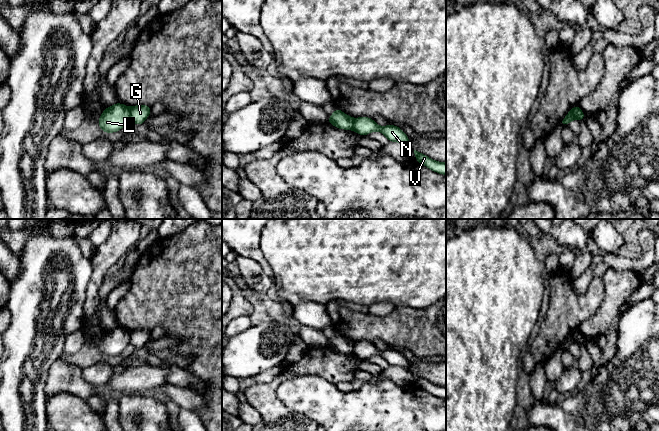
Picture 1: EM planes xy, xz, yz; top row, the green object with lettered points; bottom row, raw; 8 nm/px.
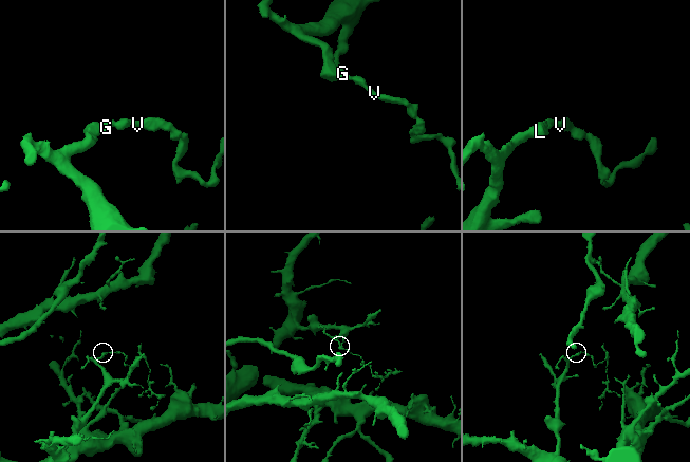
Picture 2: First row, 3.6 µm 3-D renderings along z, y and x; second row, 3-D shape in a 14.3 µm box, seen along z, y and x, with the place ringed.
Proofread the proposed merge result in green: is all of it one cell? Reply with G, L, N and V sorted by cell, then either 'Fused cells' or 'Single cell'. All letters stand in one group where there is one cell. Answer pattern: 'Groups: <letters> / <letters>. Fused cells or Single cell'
Groups: G N V / L. Fused cells

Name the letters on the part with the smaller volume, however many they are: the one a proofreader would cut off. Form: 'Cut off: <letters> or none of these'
Cut off: G, N, V

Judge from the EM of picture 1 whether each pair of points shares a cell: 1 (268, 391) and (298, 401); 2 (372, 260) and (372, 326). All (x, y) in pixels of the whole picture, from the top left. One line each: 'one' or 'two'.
1: two
2: two

